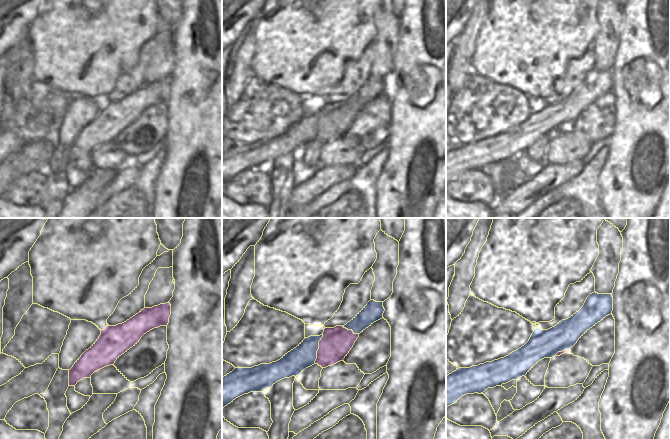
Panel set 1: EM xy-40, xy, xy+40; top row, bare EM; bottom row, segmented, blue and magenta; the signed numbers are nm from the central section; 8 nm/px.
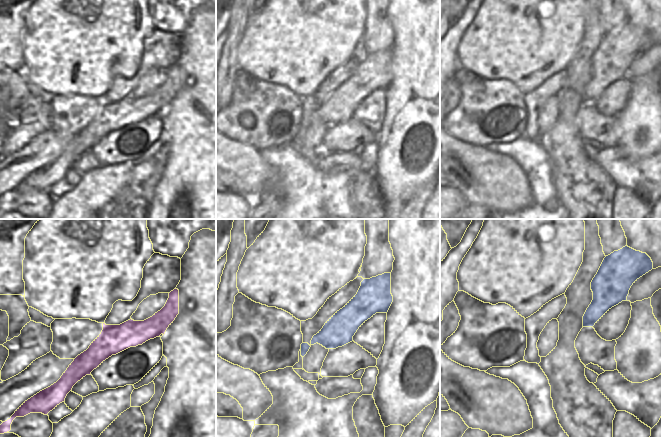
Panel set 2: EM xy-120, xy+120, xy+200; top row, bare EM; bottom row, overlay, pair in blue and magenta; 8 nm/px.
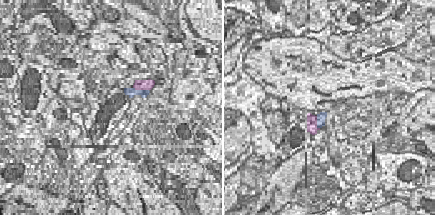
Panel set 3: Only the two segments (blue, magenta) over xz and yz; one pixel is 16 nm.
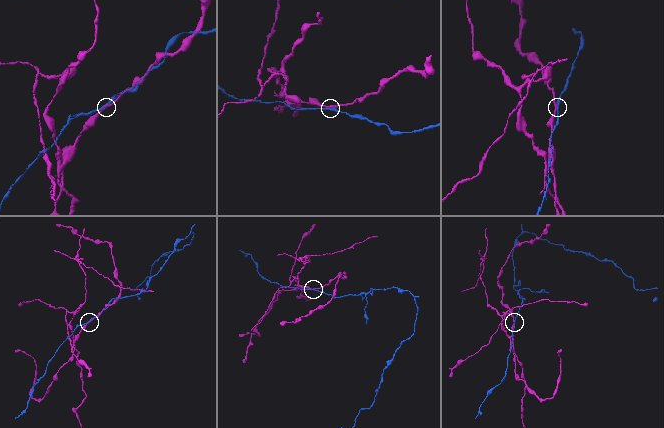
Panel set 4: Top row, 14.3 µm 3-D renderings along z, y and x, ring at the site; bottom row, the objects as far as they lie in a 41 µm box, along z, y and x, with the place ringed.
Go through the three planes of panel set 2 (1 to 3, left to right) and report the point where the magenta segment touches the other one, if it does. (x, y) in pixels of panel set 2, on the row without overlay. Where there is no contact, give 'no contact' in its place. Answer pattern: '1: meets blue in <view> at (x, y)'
1: no contact
2: no contact
3: no contact

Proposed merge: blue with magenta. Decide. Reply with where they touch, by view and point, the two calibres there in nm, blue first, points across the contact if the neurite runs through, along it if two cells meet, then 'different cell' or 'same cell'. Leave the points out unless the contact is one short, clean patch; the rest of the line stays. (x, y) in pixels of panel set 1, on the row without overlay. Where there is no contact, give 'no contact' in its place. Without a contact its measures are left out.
contact xy (318, 124); calibres 190 and 240 nm; different cell

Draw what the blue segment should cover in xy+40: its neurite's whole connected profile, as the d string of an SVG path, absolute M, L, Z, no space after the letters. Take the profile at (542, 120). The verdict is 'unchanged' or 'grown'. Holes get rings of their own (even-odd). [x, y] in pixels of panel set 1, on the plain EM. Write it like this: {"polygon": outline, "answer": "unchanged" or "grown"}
{"polygon": "M594 68L587 73L583 83L570 94L562 96L548 106L542 106L537 103L529 117L508 132L478 142L457 145L446 152L446 184L466 170L481 170L488 164L501 162L525 152L540 136L552 134L558 128L569 126L590 104L610 91L612 87L612 71Z", "answer": "unchanged"}

